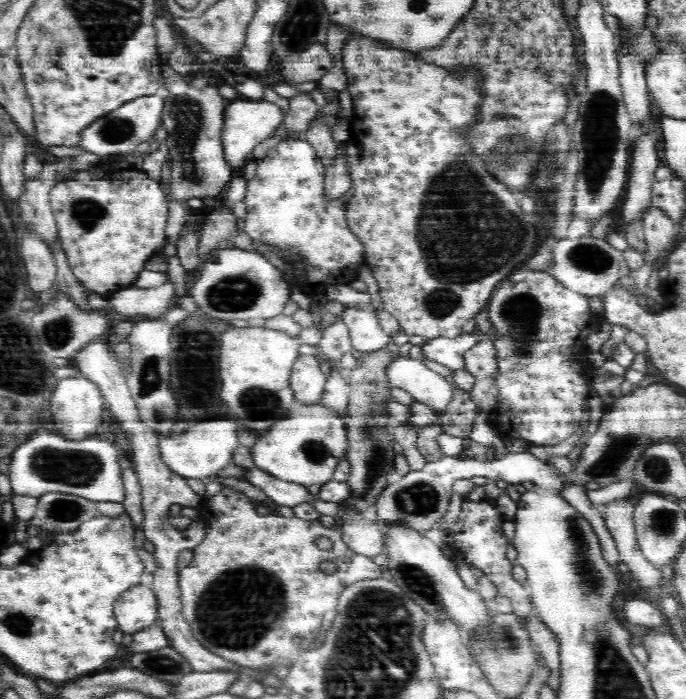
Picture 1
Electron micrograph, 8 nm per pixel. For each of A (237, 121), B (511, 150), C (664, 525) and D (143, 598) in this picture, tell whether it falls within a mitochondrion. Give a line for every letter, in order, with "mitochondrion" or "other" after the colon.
A: other
B: mitochondrion
C: mitochondrion
D: other

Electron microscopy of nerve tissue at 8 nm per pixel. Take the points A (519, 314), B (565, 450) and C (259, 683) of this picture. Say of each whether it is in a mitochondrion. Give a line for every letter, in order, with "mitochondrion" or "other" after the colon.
A: mitochondrion
B: other
C: other

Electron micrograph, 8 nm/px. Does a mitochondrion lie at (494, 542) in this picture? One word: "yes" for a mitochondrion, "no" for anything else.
no

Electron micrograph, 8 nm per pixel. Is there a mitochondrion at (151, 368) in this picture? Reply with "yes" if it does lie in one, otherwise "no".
yes

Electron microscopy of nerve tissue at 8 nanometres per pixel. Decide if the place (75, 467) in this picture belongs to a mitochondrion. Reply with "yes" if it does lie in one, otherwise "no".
yes

